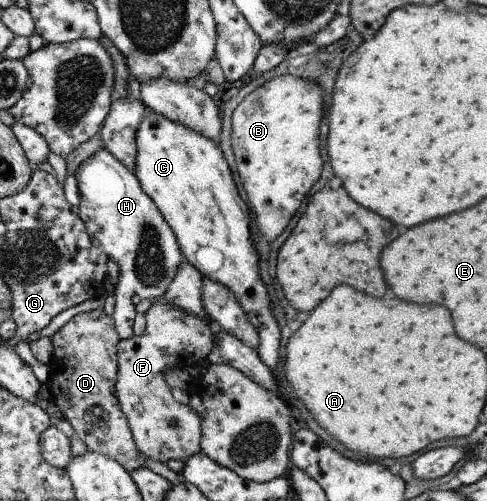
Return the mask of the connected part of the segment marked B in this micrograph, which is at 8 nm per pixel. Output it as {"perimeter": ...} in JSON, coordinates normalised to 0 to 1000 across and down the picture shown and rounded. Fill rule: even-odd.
{"perimeter":[[[591,150],[569,154],[536,170],[526,182],[503,192],[485,222],[476,228],[478,301],[489,353],[497,357],[497,373],[505,381],[505,397],[513,401],[513,417],[522,421],[530,461],[546,477],[567,477],[600,441],[604,425],[616,417],[624,401],[624,385],[653,361],[661,345],[661,313],[657,313],[657,238],[661,238],[661,170],[653,162],[628,162],[628,154]]]}

